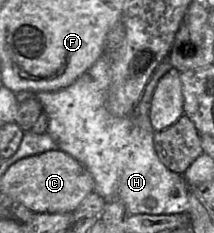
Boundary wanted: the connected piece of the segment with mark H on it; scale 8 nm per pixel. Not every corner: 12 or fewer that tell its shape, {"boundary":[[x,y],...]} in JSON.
{"boundary":[[111,56],[72,85],[22,91],[58,149],[130,215],[189,210],[149,114],[107,109]]}

